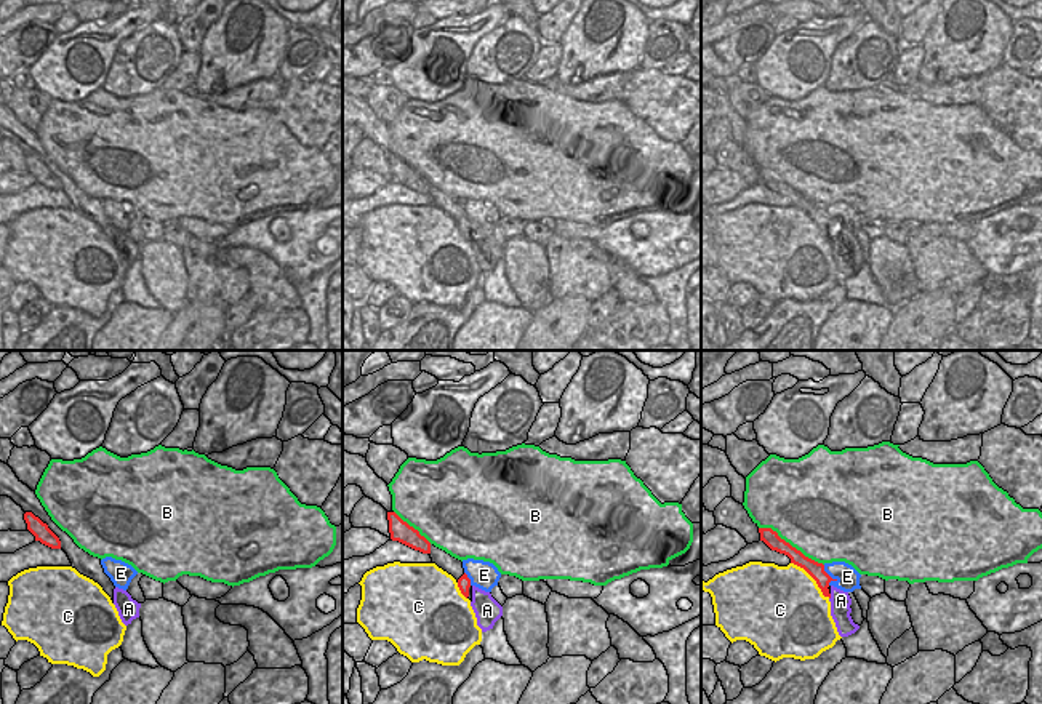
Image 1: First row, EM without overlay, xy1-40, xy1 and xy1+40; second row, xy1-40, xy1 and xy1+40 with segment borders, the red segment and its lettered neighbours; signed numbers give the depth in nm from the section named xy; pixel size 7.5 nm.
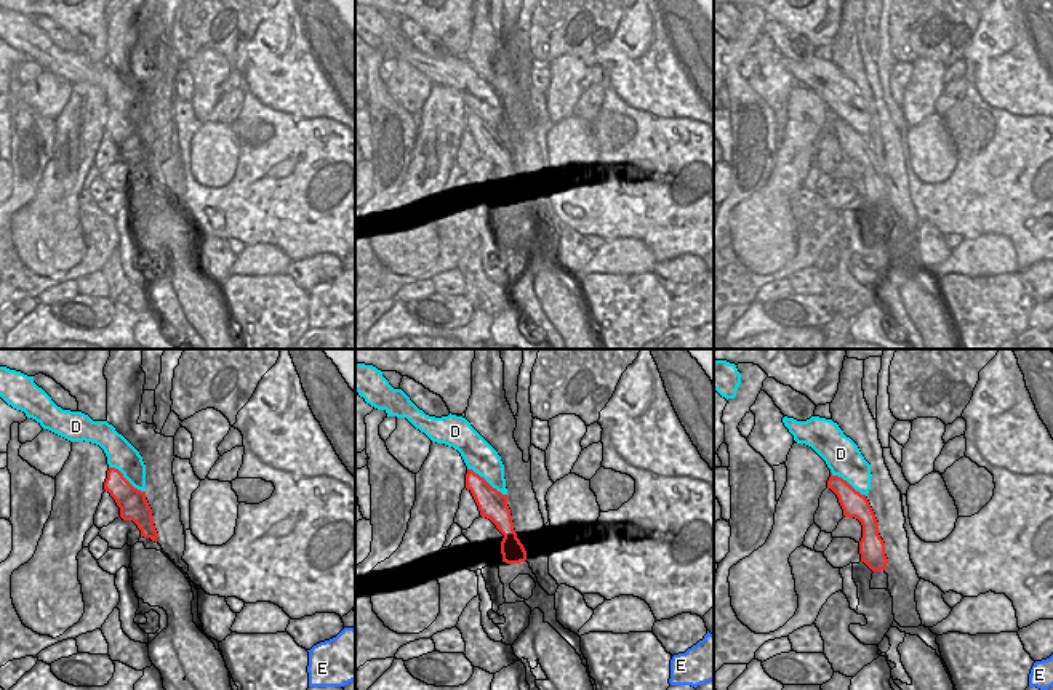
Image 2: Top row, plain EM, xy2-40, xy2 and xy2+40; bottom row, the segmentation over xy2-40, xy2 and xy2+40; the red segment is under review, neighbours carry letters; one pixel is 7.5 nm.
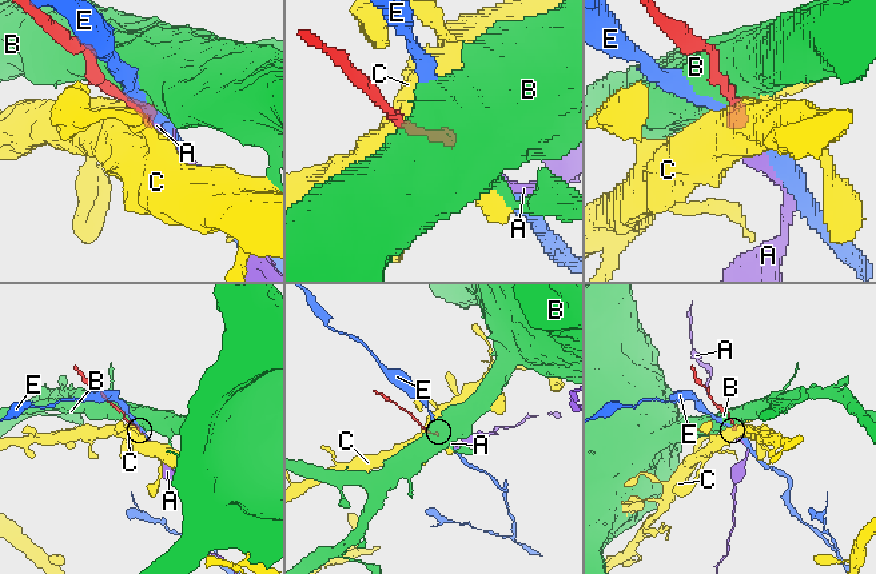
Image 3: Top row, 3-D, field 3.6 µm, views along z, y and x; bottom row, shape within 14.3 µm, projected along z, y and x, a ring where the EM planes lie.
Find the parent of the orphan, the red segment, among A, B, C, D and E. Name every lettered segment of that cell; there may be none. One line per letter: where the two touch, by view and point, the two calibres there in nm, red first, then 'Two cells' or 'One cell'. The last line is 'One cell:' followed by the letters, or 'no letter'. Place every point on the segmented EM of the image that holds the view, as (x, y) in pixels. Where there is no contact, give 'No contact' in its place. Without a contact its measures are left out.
A: Touches red at xy1+40 (829, 597). Thickness 120 nm (red) against 150 nm. One cell
B: Touches red at xy1+40 (789, 544). Thickness 120 nm (red) against 500 nm. Two cells
C: Touches red at xy1+40 (813, 578). Thickness 120 nm (red) against 500 nm. Two cells
D: Touches red at xy2 (485, 481). Thickness 220 nm (red) against 240 nm. Two cells
E: Touches red at xy1+40 (826, 573). Thickness 120 nm (red) against 170 nm. Two cells
One cell: A.

